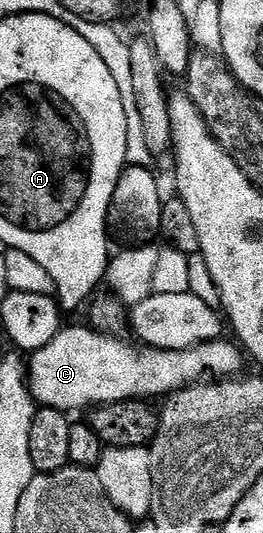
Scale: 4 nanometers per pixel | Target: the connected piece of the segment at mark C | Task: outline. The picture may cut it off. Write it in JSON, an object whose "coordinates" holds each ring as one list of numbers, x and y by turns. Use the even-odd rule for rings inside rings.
{"coordinates":[[91,326,83,327,61,327,58,335,46,342,42,350,31,353,26,364,26,383,37,405,72,414,75,408,87,409,152,396,164,398,179,388,201,383,205,378,235,377,246,361,245,353,228,338,211,340,183,352,127,344,120,340,124,338,98,332]]}

